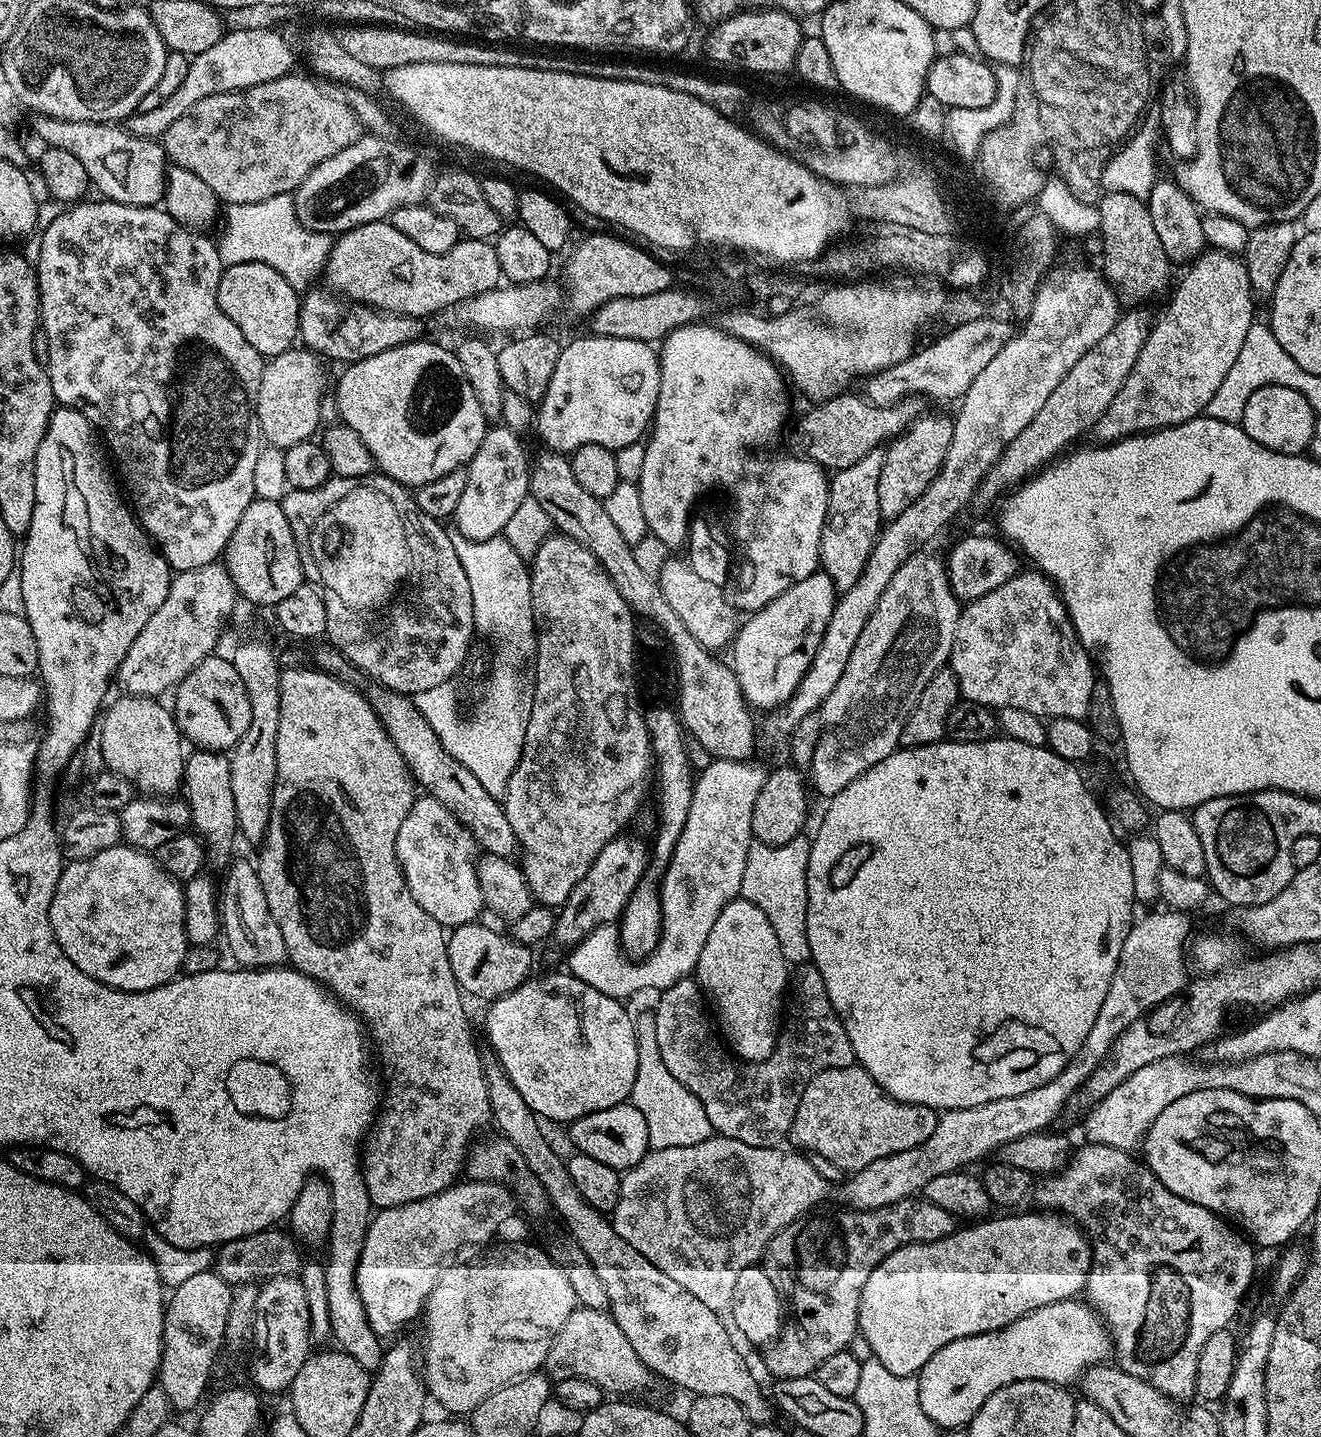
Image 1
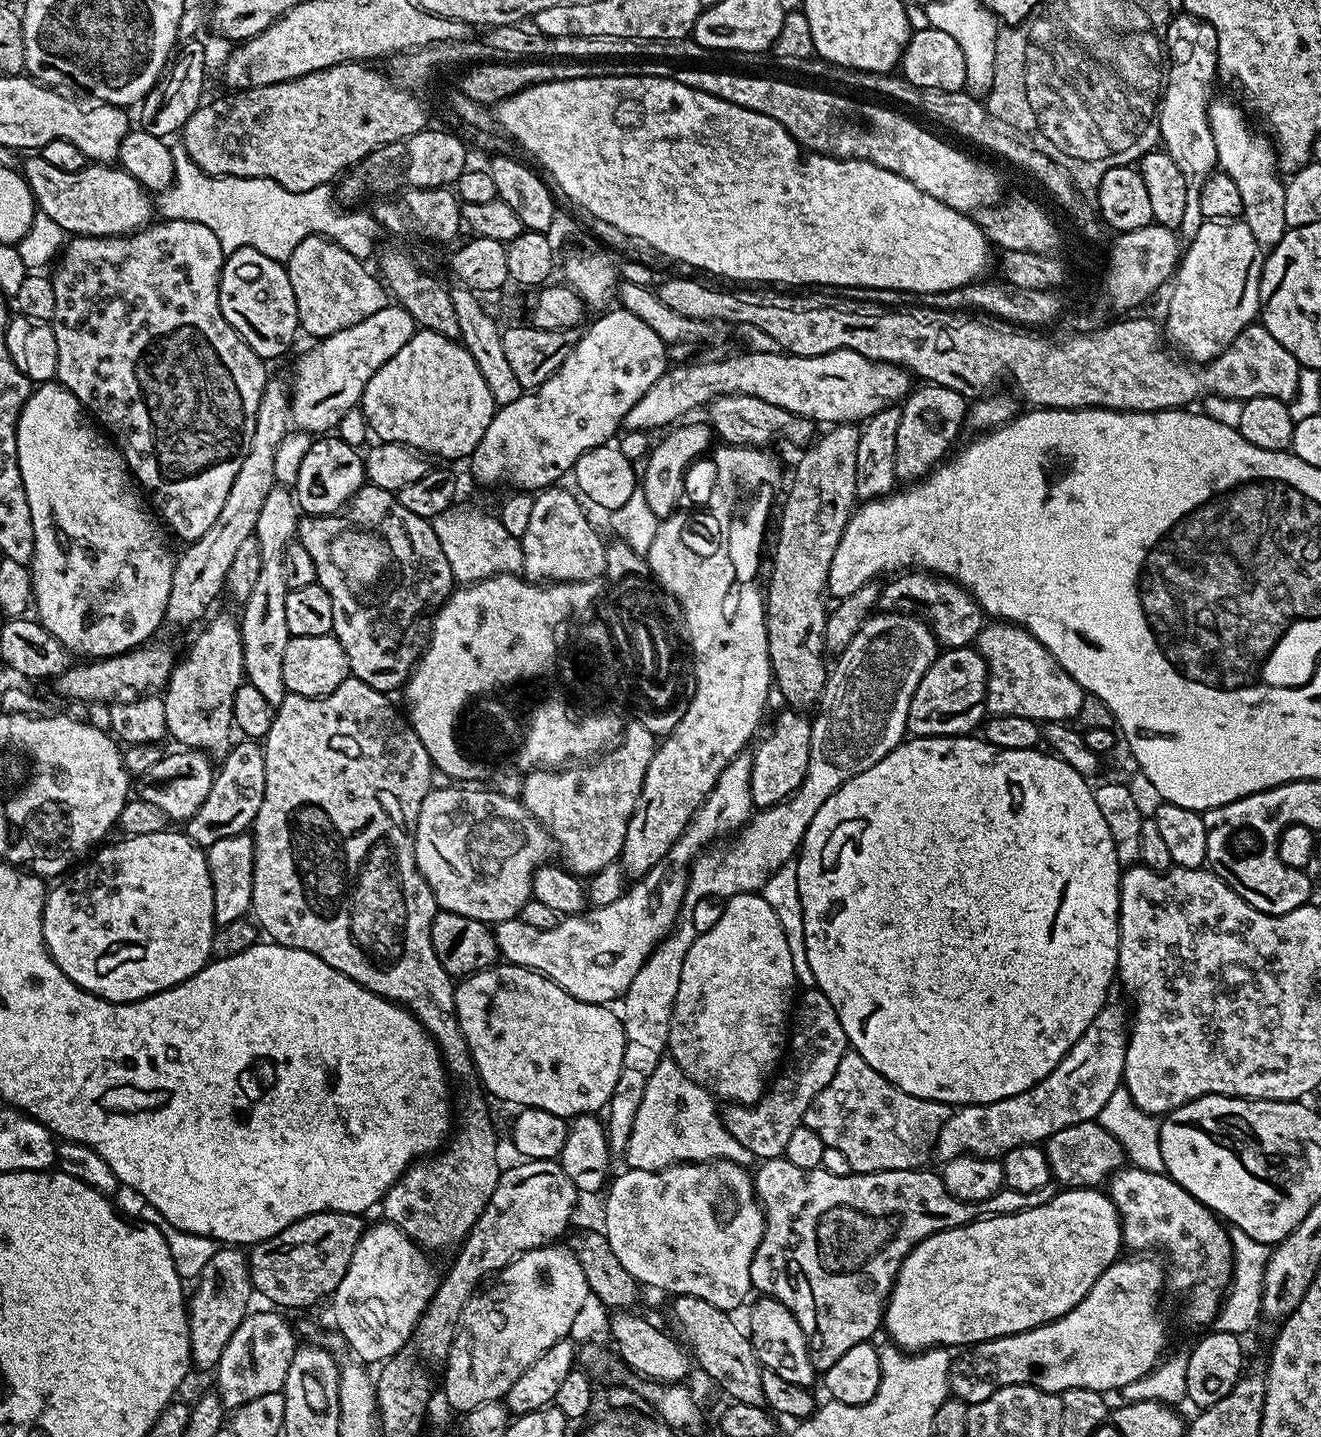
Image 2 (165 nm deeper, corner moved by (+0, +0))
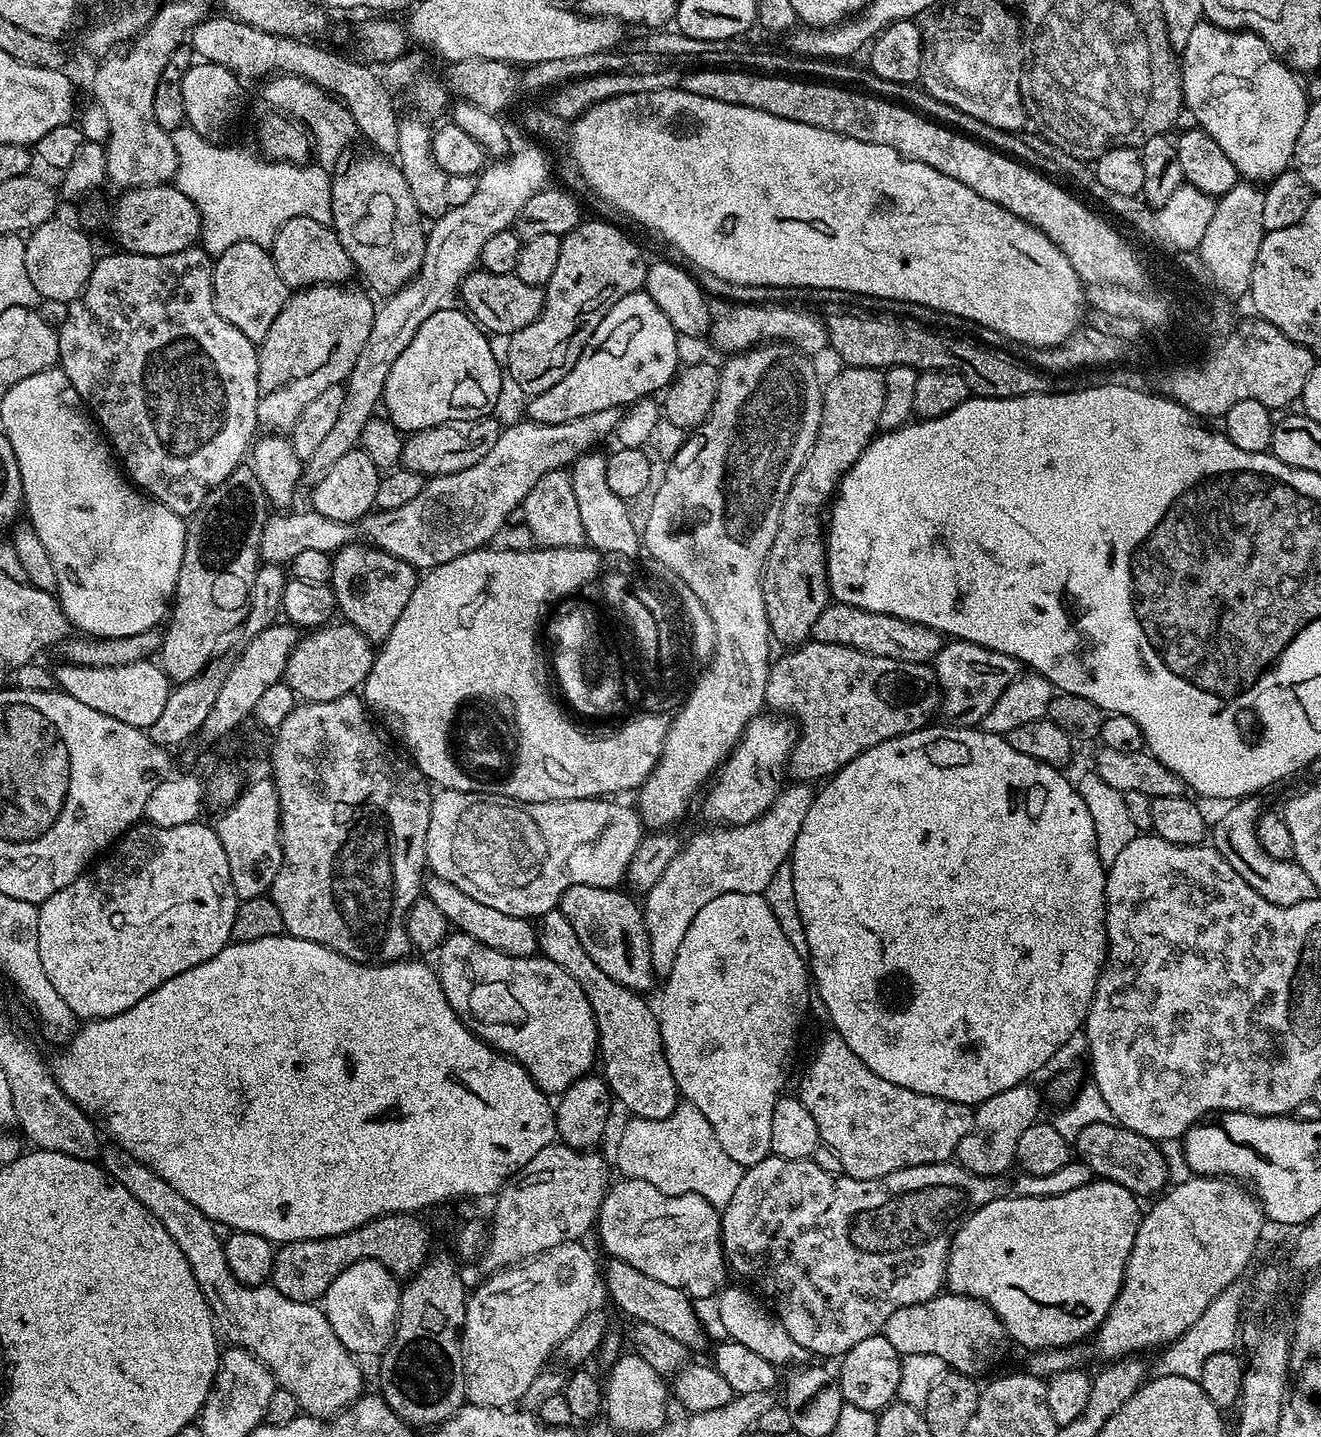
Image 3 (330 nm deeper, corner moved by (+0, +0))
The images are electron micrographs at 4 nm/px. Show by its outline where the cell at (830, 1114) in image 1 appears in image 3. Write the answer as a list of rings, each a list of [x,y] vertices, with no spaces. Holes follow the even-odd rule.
[[[834,1030],[821,1038],[804,1072],[798,1098],[818,1126],[821,1145],[836,1155],[839,1171],[855,1180],[873,1180],[900,1168],[951,1161],[958,1142],[971,1130],[974,1115],[967,1104],[923,1096],[878,1078]]]

